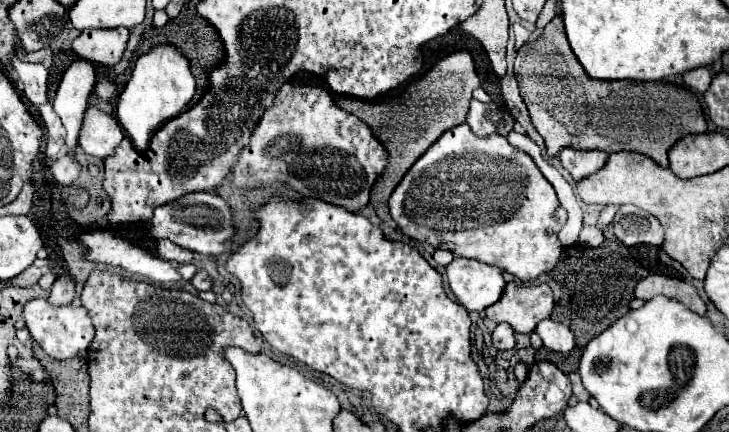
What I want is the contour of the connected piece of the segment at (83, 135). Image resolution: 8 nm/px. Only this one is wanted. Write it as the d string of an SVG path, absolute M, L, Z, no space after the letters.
M90 106L86 110L82 128L80 128L80 148L94 156L94 158L108 158L108 154L114 154L116 144L124 138L122 126L118 120L106 112L102 112L98 106Z

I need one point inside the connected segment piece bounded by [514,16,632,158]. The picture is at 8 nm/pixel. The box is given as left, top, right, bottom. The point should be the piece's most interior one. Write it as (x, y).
(569, 110)

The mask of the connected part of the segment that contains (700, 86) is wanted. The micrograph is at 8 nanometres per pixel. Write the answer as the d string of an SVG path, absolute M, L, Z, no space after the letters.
M698 66L696 70L688 70L682 74L682 80L690 86L690 88L696 88L700 92L708 90L710 82L712 82L712 74L710 74L710 68L708 66Z

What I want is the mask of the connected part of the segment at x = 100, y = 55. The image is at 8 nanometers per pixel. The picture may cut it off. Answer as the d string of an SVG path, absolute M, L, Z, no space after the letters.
M112 28L112 30L84 30L74 42L72 50L94 64L114 66L122 60L122 54L128 44L130 30L128 28Z

